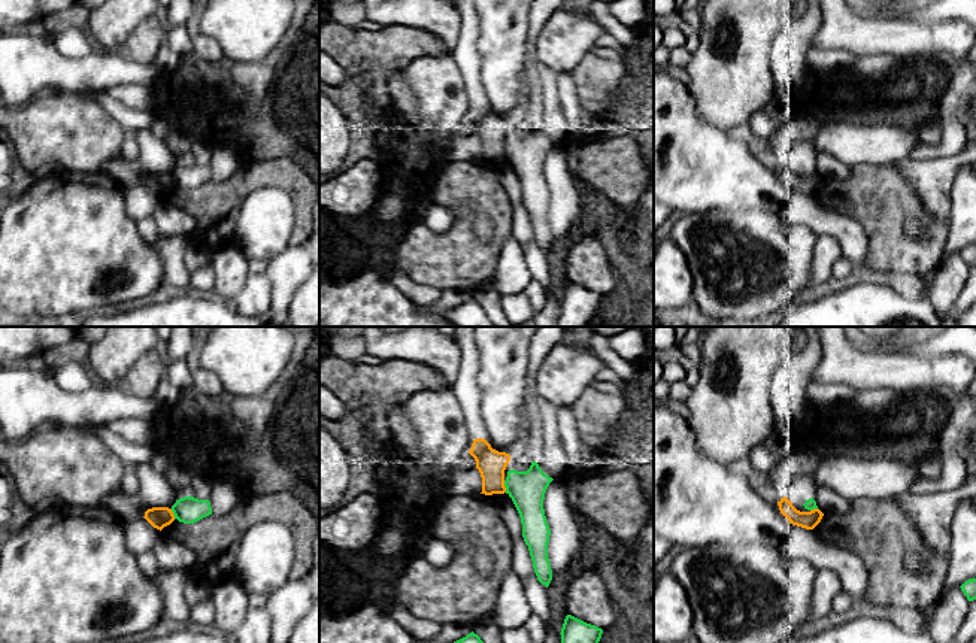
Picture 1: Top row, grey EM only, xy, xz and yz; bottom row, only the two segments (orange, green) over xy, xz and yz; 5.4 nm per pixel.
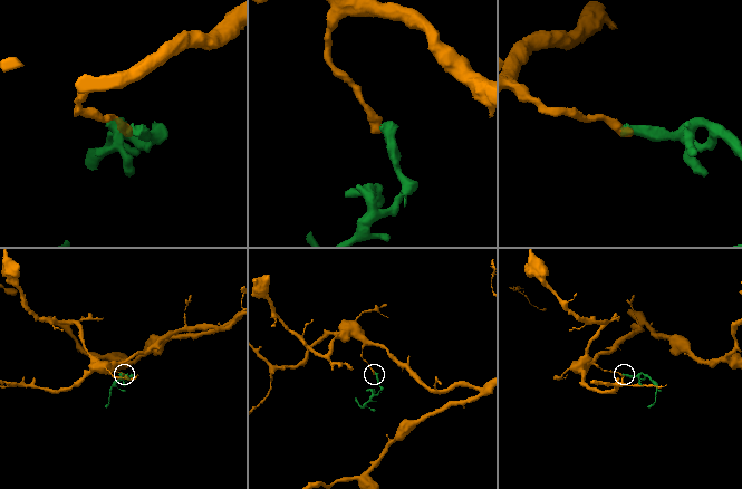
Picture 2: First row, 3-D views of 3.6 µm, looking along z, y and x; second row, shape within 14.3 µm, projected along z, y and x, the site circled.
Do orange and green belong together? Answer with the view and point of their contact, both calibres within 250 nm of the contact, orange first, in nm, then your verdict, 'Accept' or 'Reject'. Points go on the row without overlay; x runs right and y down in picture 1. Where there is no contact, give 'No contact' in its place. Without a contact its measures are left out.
Touches orange at xz (505, 152). Thickness 160 nm (orange) against 190 nm. Reject

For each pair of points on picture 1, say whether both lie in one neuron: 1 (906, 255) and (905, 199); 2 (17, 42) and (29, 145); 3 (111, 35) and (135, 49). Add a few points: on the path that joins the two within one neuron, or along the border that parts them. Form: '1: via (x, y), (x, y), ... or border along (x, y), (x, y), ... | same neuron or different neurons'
1: via (896, 242), (896, 212) | same neuron
2: border along (45, 91), (15, 106) | different neurons
3: border along (149, 18), (145, 18), (117, 48) | different neurons

